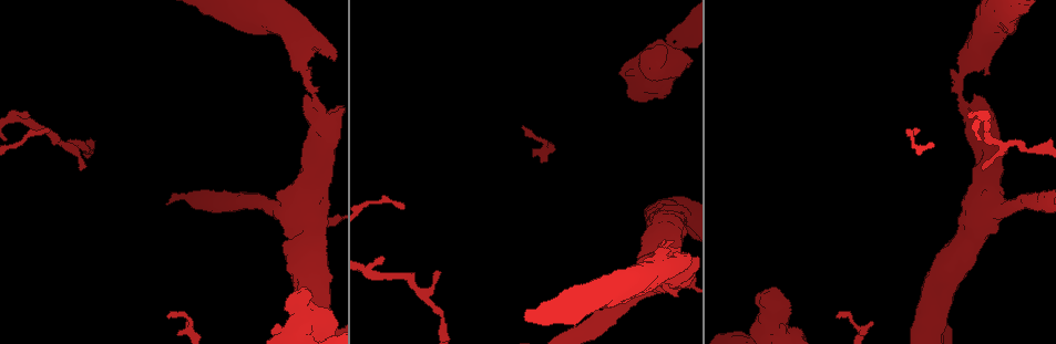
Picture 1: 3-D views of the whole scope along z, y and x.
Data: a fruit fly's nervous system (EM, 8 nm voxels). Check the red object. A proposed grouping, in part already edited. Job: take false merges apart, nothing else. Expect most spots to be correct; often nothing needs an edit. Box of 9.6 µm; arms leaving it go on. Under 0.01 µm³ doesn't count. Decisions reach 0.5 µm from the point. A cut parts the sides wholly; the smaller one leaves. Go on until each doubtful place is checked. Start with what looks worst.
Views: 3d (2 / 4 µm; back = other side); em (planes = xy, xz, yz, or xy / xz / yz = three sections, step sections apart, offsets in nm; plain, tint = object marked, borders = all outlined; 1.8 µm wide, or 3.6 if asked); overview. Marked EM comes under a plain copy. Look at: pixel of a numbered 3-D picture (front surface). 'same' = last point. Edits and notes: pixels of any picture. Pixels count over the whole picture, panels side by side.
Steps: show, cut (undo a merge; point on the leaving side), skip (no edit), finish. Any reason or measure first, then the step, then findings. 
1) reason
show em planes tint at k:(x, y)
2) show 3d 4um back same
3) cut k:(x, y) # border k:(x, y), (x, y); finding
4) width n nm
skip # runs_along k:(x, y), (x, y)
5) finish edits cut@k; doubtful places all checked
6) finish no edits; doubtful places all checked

thin neck
show 3d 2um at 1:(914, 140)

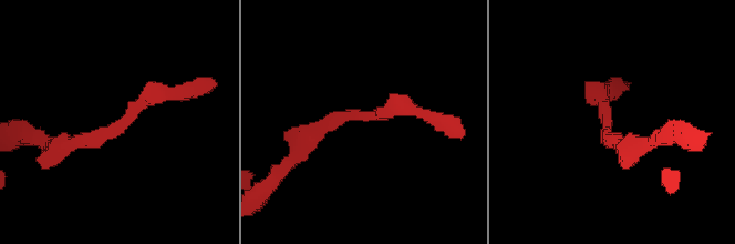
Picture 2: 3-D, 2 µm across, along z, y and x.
show em xz step 16 tint at 2:(368, 115)

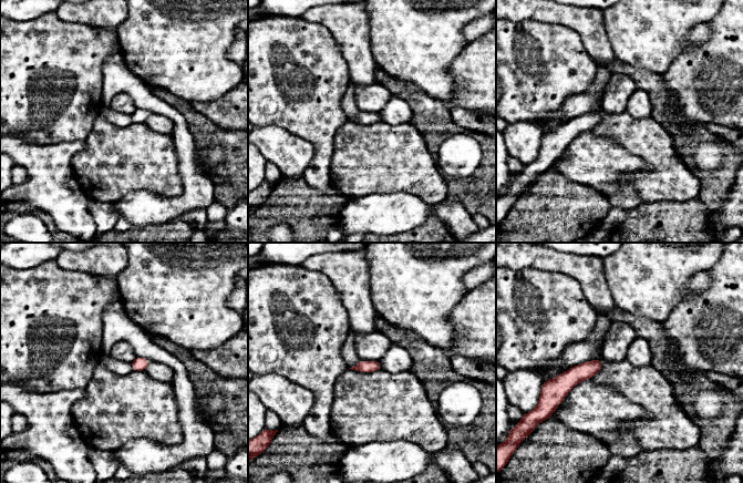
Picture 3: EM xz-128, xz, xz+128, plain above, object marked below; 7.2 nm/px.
show em planes tint same

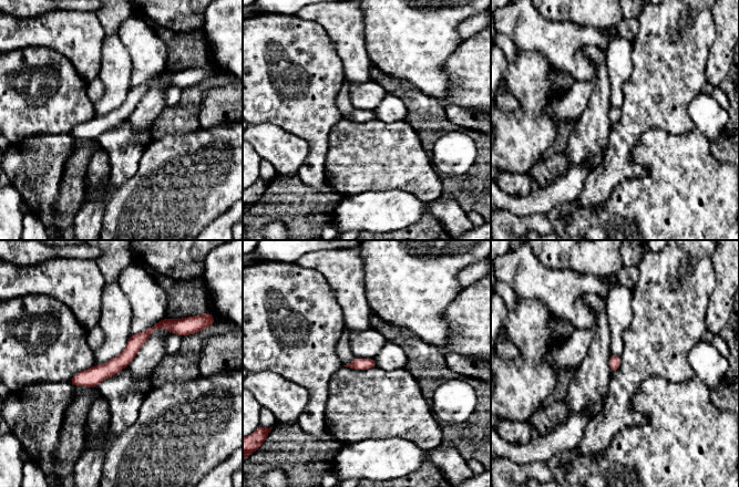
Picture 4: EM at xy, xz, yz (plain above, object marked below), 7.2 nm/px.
width 80 nm
skip # all the same cell

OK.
calibre changes
show em 3.6um planes tint at 1:(657, 250)

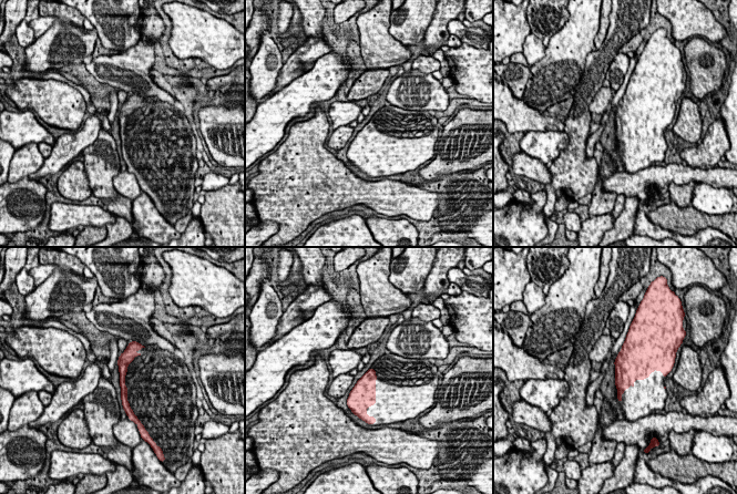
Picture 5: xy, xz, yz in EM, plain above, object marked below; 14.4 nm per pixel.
width 170 nm
skip # runs_along 5:(135, 345), (123, 361), (124, 402); one cell here

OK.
abrupt turn
show em planes tint at 1:(765, 297)

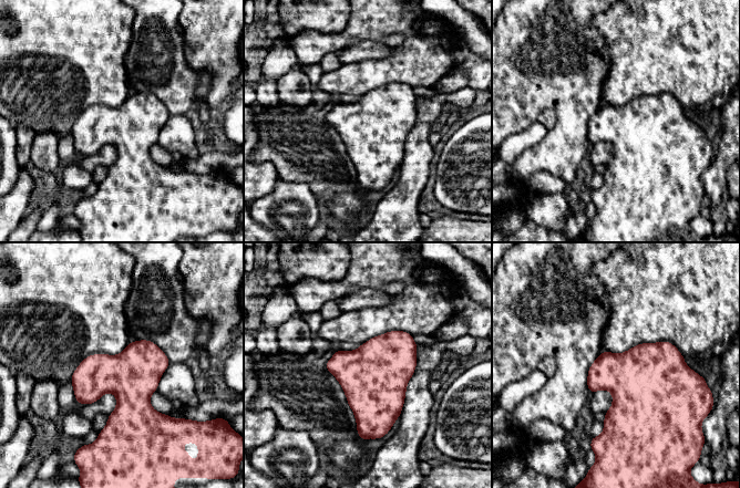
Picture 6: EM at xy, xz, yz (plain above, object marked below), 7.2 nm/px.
skip # continuous, no second cell

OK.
finish no edits; doubtful places all checked

